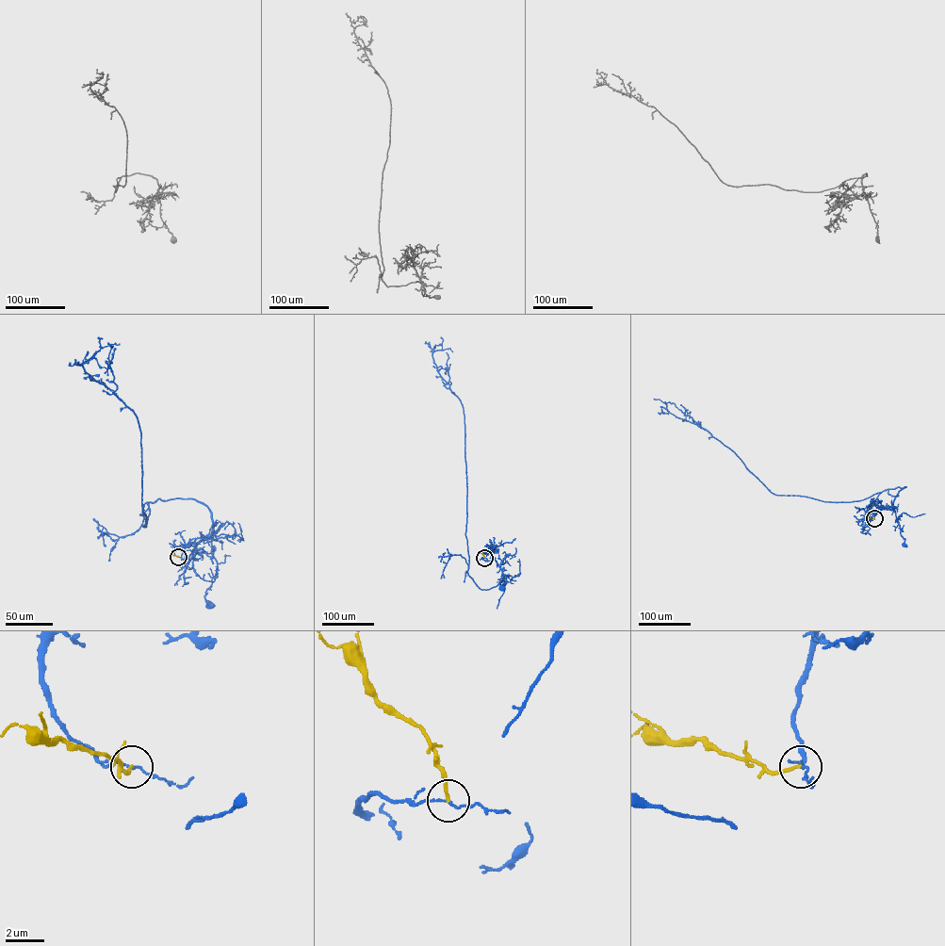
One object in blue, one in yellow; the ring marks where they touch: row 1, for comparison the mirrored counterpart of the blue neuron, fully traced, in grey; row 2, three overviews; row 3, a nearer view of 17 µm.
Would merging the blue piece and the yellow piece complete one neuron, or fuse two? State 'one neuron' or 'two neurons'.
two neurons

